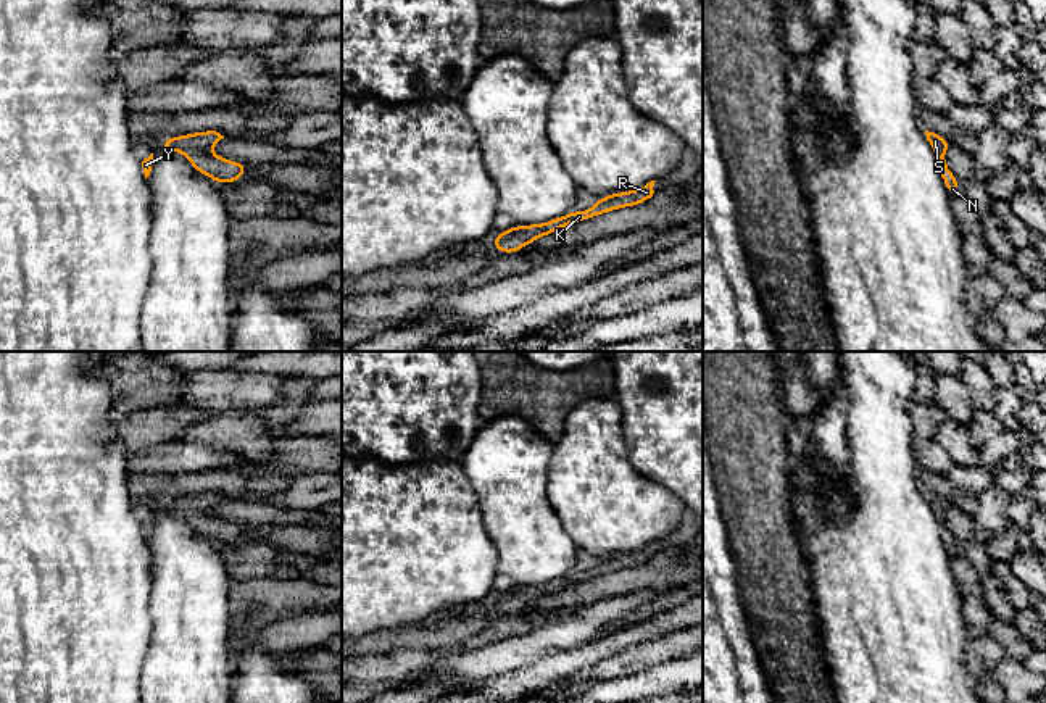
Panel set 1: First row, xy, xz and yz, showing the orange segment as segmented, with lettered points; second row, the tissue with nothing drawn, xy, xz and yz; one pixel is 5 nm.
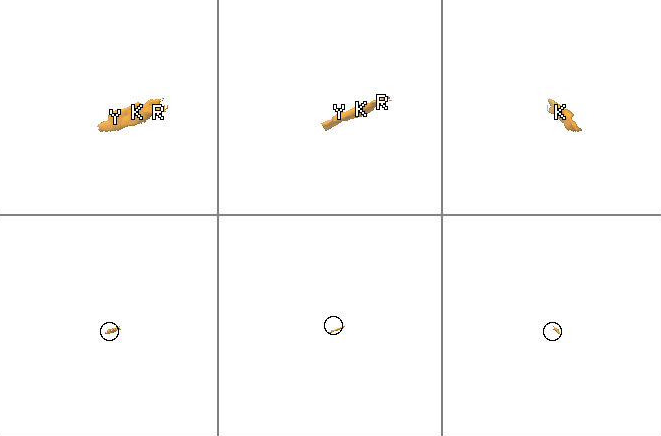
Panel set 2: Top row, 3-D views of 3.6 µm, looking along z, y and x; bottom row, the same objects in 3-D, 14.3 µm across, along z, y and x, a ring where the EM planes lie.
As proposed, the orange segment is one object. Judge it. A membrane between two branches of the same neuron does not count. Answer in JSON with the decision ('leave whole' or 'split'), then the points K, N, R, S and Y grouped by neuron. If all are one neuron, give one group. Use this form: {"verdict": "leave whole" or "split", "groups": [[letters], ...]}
{"verdict": "leave whole", "groups": [["K", "N", "R", "S", "Y"]]}

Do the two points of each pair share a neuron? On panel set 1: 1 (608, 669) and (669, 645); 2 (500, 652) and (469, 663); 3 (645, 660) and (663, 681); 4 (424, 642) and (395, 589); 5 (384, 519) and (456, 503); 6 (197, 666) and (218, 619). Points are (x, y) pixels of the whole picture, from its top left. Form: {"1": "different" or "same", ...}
{"1": "same", "2": "same", "3": "different", "4": "different", "5": "same", "6": "same"}

